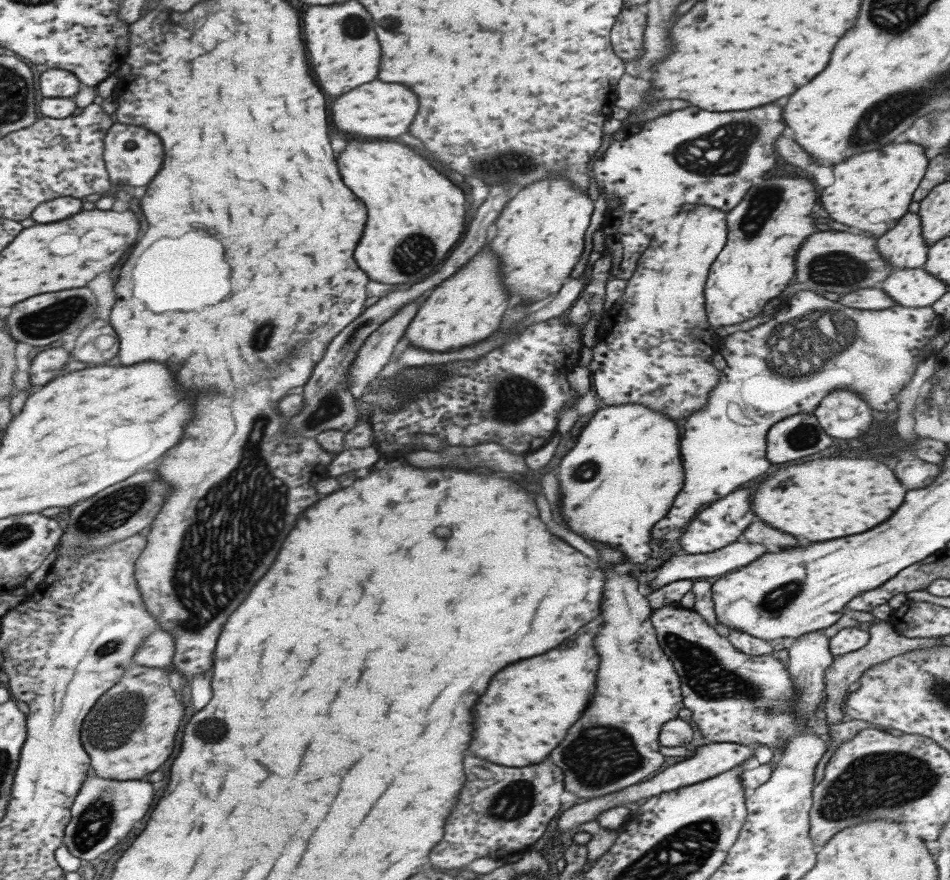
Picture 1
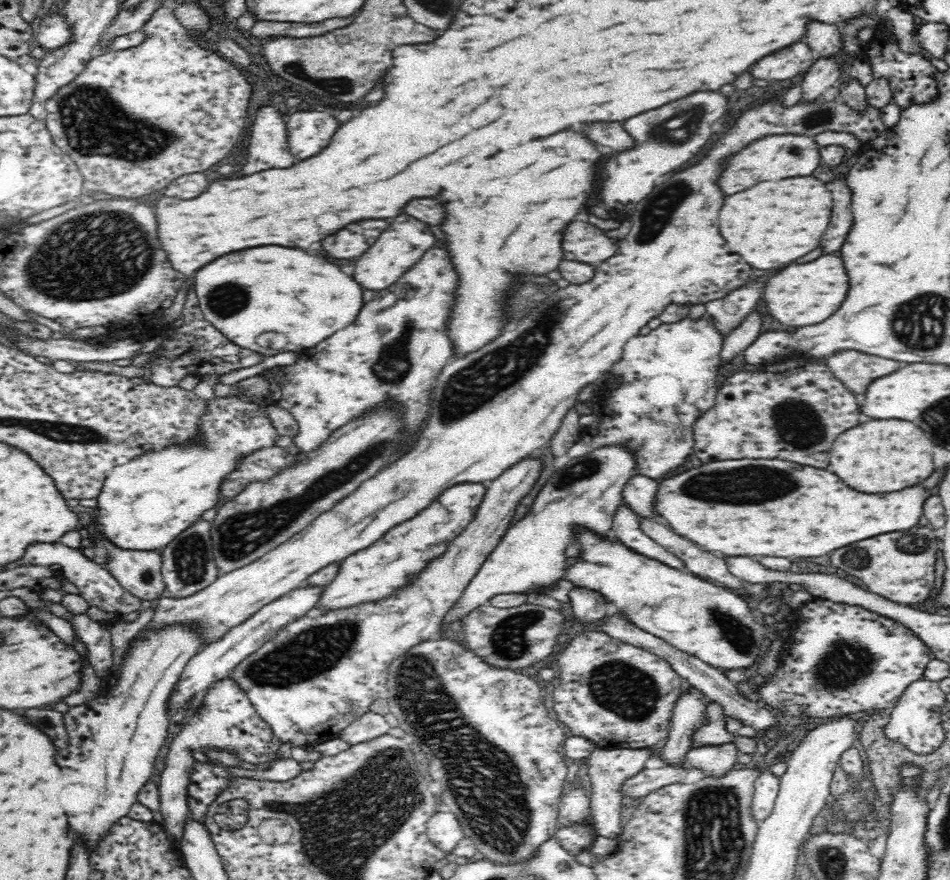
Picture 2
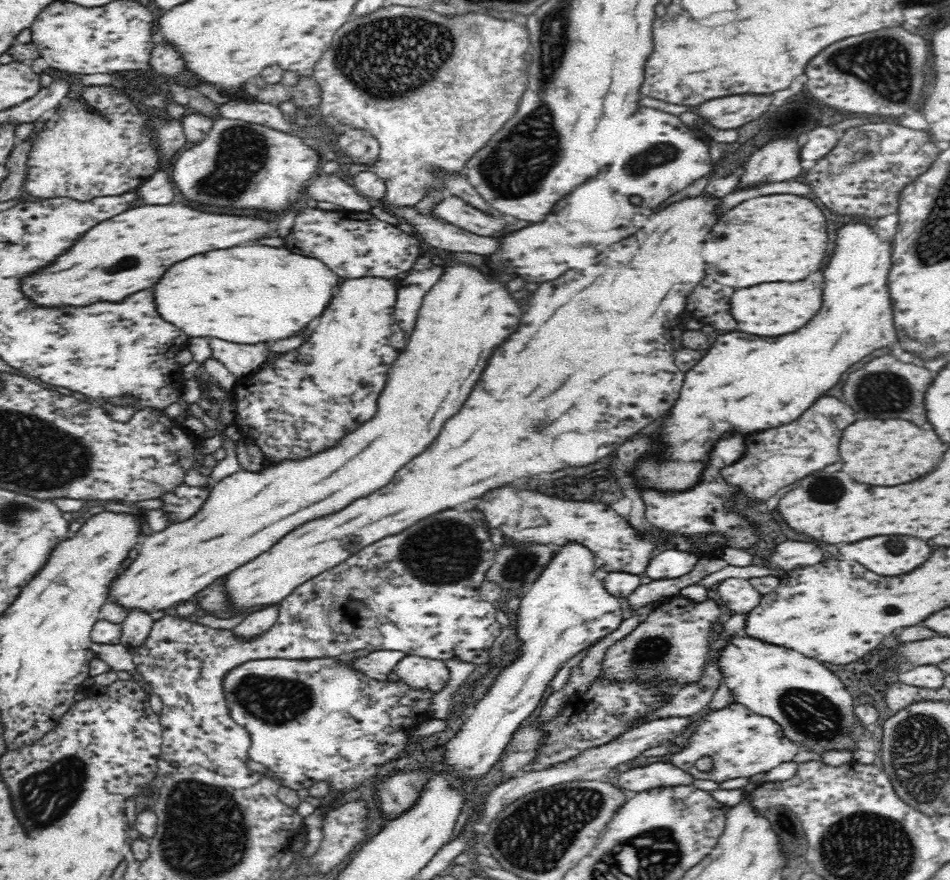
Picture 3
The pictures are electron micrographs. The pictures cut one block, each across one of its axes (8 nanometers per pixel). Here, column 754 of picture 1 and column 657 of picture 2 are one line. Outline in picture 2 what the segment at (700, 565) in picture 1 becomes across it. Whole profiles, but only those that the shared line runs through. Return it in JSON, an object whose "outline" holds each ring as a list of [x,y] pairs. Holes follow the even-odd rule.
{"outline":[[[622,504],[614,514],[612,536],[614,536],[614,540],[622,542],[626,548],[630,548],[646,558],[652,558],[652,560],[662,562],[676,570],[686,570],[686,564],[678,556],[670,554],[668,550],[664,550],[660,544],[656,544],[642,532],[638,514],[634,514],[626,504]]]}

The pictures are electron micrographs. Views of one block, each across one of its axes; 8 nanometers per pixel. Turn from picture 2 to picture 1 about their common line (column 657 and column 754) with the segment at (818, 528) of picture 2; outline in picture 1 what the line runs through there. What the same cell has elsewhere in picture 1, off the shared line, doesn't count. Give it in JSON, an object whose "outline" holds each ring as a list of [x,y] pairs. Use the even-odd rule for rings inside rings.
{"outline":[[[819,458],[805,464],[789,466],[783,470],[777,470],[773,476],[765,478],[761,486],[753,494],[753,512],[767,522],[769,526],[775,526],[781,532],[803,536],[811,542],[825,540],[825,538],[839,538],[839,536],[851,536],[865,532],[883,520],[887,520],[895,508],[903,502],[905,488],[893,478],[891,470],[877,462],[877,460],[865,460],[865,458]]]}

